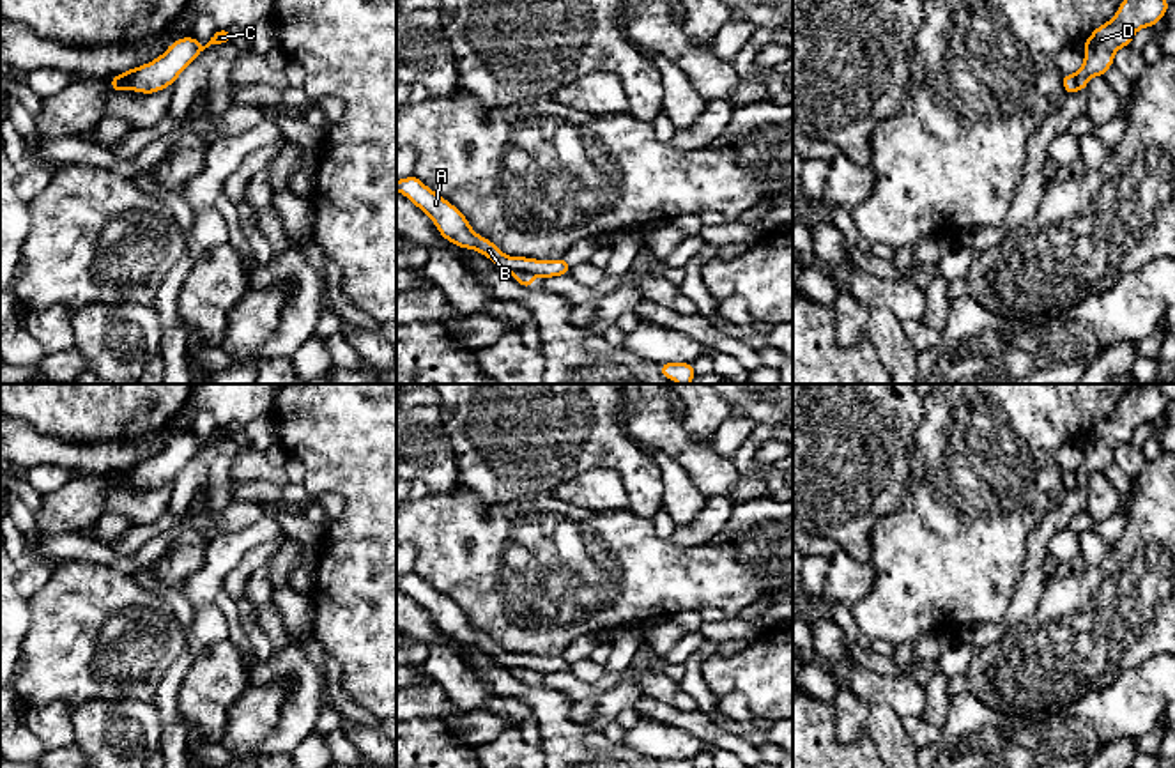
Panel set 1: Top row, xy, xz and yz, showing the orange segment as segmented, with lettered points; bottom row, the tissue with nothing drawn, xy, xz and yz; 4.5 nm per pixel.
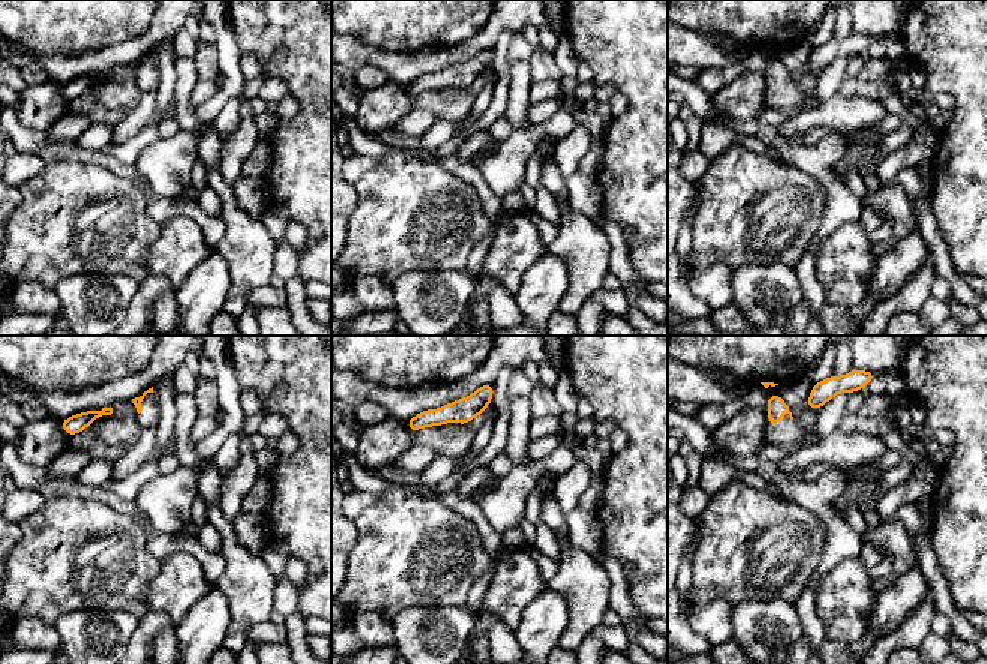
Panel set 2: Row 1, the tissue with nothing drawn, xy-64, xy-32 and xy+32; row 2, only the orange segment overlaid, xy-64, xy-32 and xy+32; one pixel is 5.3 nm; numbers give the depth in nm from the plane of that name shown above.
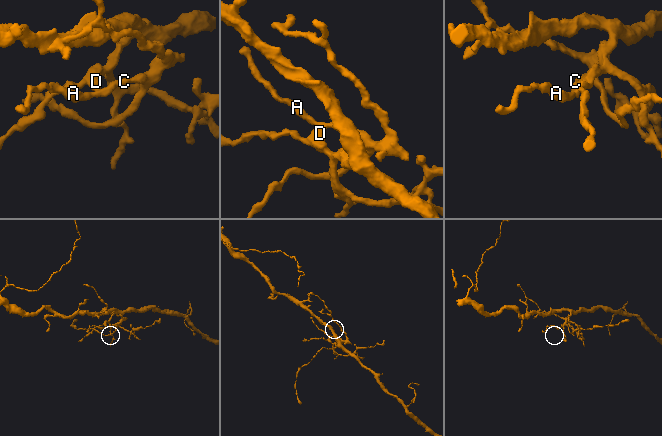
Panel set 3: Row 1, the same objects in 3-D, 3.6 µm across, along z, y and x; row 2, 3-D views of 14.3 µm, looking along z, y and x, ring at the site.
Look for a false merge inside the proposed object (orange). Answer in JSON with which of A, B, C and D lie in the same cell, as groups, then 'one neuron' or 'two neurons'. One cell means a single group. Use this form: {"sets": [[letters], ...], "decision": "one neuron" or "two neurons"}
{"sets": [["A", "B", "C"], ["D"]], "decision": "two neurons"}

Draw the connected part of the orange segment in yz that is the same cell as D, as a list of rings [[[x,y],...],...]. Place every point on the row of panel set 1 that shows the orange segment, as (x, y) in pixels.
[[[1122,0],[1115,16],[1108,23],[1097,27],[1083,42],[1083,65],[1074,74],[1078,90],[1087,92],[1087,83],[1092,76],[1104,76],[1113,65],[1115,53],[1122,46],[1131,46],[1140,28],[1159,23],[1168,7],[1168,0]]]

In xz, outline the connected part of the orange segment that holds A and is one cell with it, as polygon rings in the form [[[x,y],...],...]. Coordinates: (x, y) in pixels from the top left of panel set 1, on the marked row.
[[[416,175],[396,180],[396,191],[407,196],[418,209],[432,218],[442,239],[457,244],[460,250],[480,251],[506,273],[526,271],[538,278],[554,278],[570,274],[570,262],[536,260],[527,257],[508,257],[490,239],[478,235],[467,218],[448,200],[425,186]]]

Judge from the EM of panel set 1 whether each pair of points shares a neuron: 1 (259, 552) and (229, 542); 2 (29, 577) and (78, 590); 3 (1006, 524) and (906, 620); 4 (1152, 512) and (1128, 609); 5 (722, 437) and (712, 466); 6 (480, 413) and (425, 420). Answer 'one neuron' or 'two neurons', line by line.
1: two neurons
2: two neurons
3: one neuron
4: one neuron
5: two neurons
6: two neurons

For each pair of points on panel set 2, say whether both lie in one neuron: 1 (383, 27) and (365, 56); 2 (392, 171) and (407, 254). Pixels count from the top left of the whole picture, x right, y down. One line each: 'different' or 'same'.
1: different
2: same

